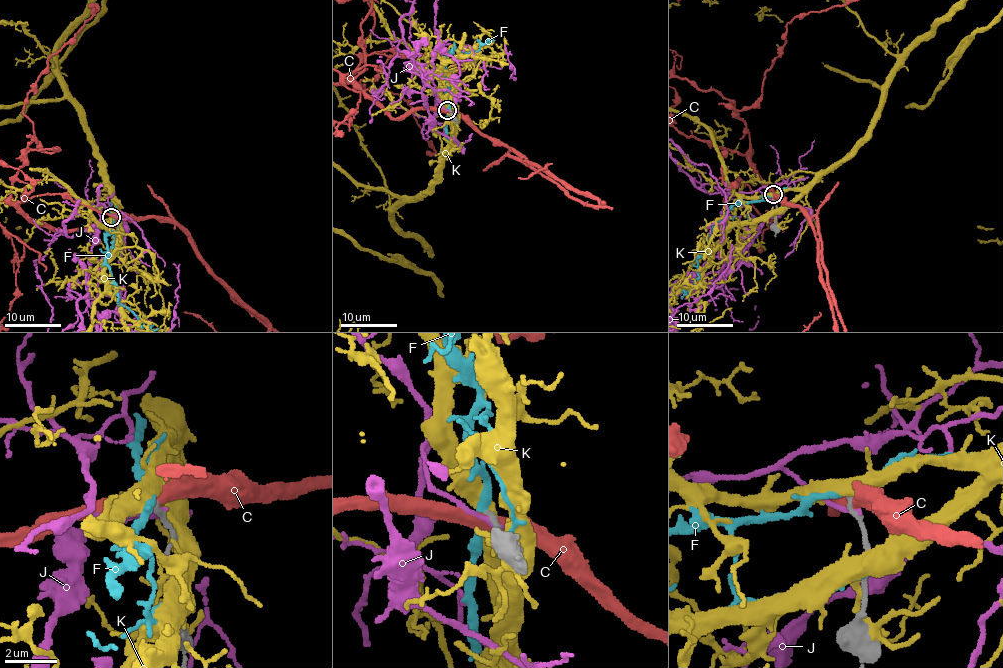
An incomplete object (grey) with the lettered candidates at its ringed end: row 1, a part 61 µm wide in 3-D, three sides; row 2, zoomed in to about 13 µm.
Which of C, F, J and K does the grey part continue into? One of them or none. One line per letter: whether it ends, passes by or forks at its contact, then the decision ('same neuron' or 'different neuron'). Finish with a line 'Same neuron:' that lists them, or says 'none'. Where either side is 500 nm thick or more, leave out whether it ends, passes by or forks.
C: it passes by; different neuron
F: it passes by; different neuron
J: it ends there; different neuron
K: different neuron
Same neuron: none

